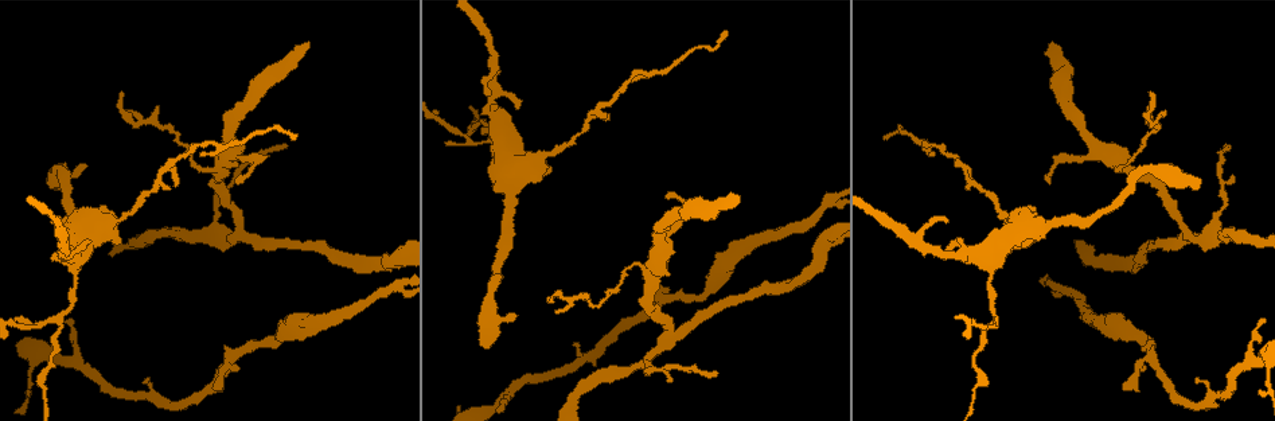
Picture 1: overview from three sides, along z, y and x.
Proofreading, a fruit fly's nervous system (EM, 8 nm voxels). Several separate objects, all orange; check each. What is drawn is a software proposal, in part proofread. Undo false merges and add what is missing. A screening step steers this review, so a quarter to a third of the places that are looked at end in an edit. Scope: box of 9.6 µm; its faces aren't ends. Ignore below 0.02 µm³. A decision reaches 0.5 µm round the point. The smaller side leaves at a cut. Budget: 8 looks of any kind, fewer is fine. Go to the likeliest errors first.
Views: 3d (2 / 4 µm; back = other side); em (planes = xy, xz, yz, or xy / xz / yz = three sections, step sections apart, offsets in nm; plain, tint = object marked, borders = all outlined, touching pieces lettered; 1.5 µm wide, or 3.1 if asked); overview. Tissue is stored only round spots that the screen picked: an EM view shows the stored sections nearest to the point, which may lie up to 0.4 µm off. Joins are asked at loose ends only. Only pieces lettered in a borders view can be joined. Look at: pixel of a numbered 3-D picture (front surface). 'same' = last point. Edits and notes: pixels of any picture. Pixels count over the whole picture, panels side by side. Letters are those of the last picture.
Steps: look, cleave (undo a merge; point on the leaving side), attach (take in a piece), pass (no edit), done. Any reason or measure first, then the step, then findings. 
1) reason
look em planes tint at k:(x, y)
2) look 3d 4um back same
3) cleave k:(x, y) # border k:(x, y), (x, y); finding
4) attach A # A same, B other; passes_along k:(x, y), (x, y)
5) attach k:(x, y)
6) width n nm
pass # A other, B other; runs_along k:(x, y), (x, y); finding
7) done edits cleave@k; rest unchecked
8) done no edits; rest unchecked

long arm stops here
look em xy step 8 borders at 1:(308, 42)

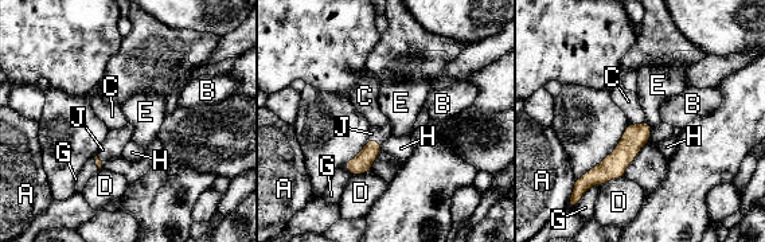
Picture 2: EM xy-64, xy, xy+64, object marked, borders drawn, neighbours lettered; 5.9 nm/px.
attach J # A other, B other, C other, D other, E other, G other, H other, J same; passes_along 2:(363, 162), (375, 141), (379, 135); it goes on there

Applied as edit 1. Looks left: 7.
free end
look em planes borders at 1:(490, 345)

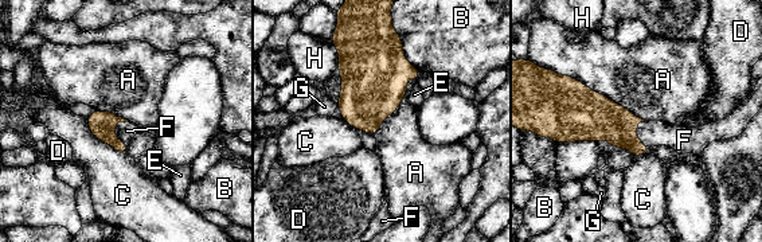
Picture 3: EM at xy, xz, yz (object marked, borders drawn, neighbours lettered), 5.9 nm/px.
attach F # A other, B other, C other, D other, E other, F same, G other, H other; it goes on there

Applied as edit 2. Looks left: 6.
look overview

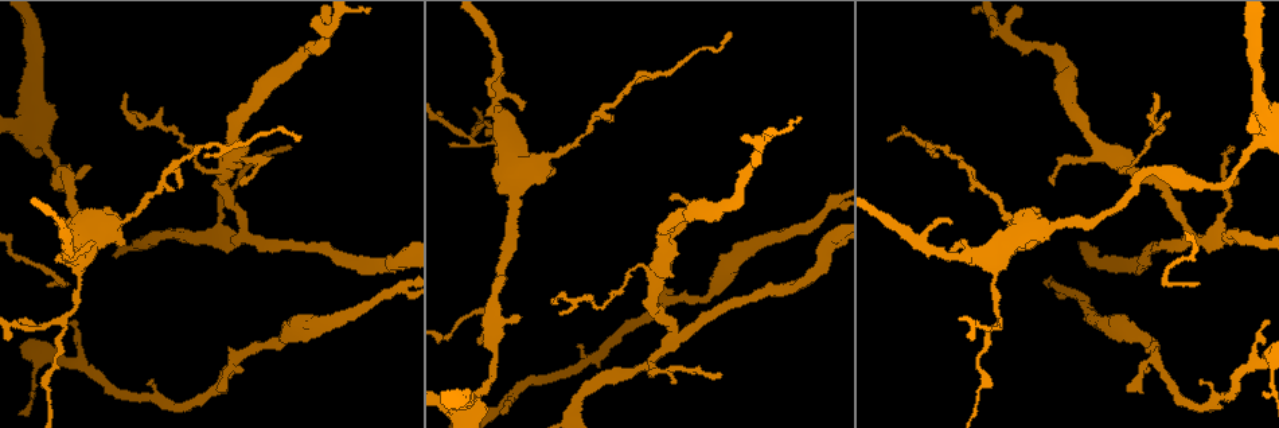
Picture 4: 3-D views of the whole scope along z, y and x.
free end
look em planes borders at 4:(221, 391)

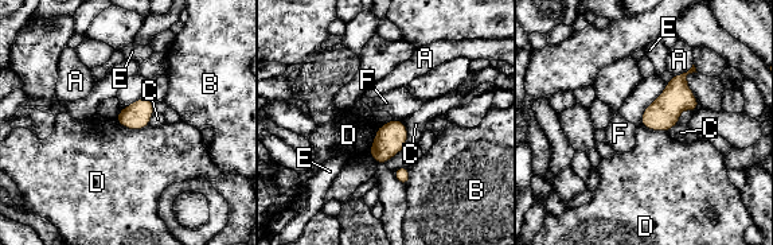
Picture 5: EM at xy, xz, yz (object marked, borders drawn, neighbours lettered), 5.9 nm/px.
pass # A other, B other, C other, D other, E other, F other; border 5:(114, 120), (133, 129), (148, 125); none of them fits

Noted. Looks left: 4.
thin end
look em planes borders at 4:(950, 220)

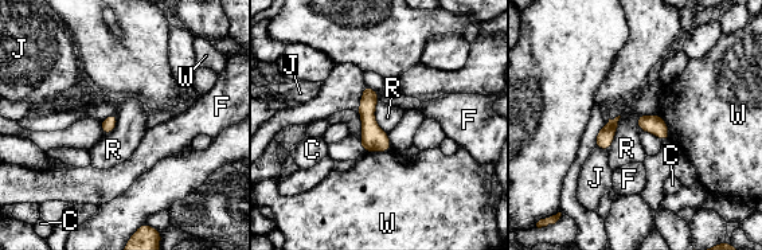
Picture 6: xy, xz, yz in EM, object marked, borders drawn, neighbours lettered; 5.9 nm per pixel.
width 120 nm; longest_contact R 220 nm
pass # C other, F other, J other, R other, W other; none of them fits

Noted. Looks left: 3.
done edits attach@2, attach@3; rest unchecked

